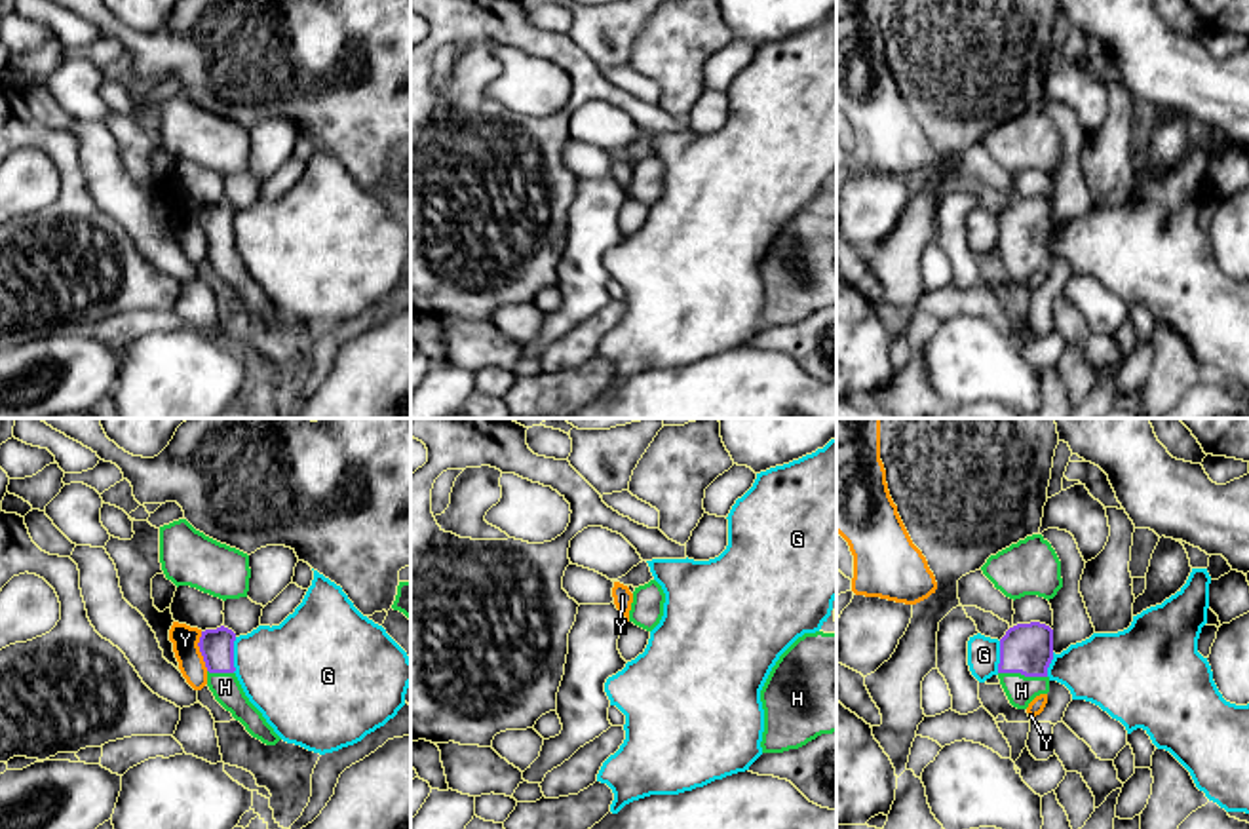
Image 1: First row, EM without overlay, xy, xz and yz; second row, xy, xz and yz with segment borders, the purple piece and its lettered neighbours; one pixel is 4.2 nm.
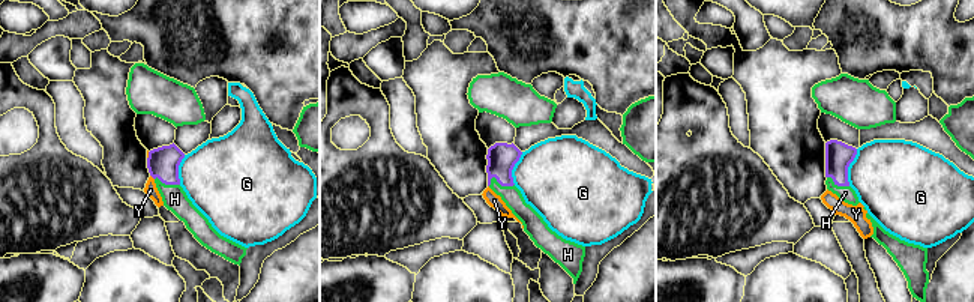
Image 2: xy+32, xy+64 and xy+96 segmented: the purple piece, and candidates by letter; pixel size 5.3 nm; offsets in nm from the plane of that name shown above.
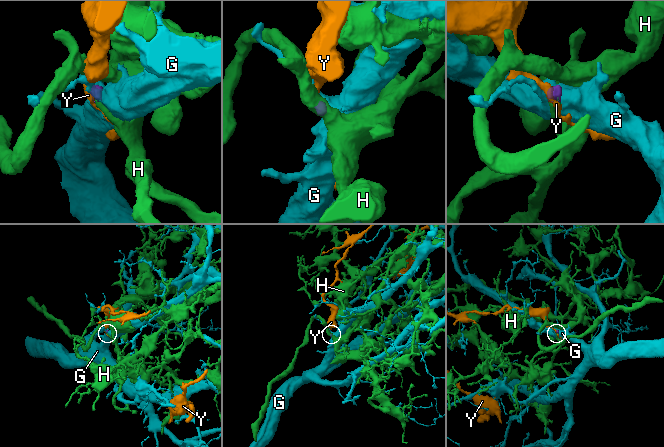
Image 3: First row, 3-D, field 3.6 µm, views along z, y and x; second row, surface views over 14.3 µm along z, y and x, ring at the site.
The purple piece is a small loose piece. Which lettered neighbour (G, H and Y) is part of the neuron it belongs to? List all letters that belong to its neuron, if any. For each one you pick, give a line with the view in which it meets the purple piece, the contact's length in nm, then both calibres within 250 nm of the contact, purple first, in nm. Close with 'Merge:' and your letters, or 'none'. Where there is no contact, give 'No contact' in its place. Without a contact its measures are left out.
H: Touches purple in yz. Shared border 200 nm. Thickness 220 nm (purple) against 120 nm
Merge: H

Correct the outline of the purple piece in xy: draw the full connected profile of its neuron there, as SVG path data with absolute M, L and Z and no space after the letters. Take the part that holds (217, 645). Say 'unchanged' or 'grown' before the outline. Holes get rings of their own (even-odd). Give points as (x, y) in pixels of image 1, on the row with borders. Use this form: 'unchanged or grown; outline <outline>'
grown; outline M224 626L202 631L198 646L207 667L207 686L215 700L230 711L253 738L266 745L276 745L281 738L249 702L234 673L234 641L236 633Z

